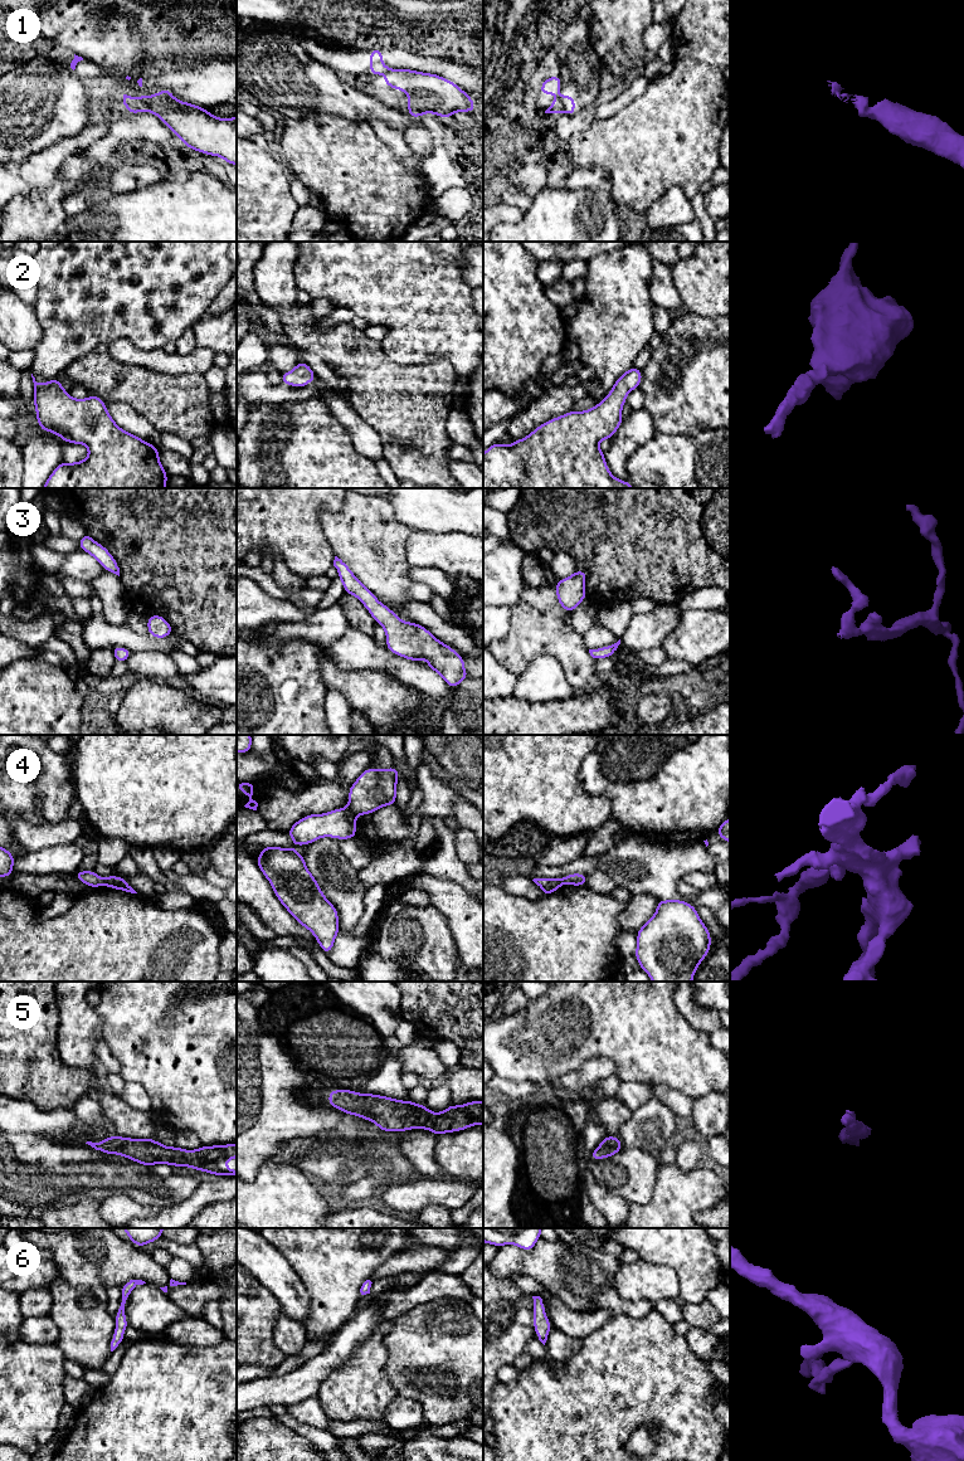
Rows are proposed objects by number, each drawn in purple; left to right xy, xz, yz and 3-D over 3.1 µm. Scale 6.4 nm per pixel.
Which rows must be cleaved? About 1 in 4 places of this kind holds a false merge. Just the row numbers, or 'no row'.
1, 4

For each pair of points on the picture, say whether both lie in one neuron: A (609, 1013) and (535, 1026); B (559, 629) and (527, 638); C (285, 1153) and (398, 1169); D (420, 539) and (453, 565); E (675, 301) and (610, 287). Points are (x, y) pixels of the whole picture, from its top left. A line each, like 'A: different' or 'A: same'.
A: same
B: same
C: same
D: same
E: different

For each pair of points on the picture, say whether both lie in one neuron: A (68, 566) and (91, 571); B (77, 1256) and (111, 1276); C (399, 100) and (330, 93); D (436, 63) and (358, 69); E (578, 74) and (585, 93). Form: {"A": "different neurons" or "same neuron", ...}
{"A": "same neuron", "B": "same neuron", "C": "different neurons", "D": "same neuron", "E": "same neuron"}

